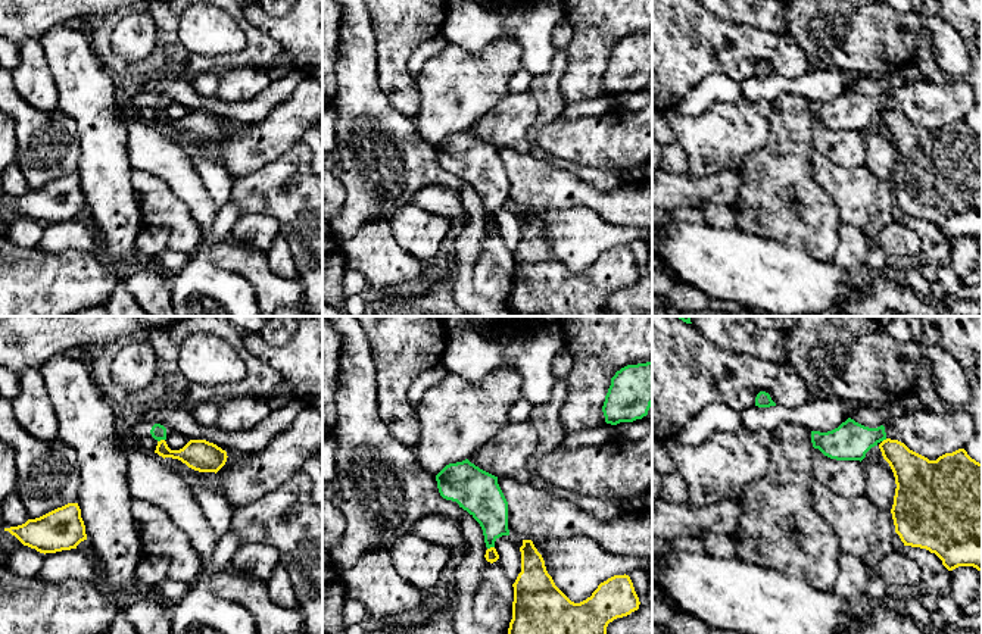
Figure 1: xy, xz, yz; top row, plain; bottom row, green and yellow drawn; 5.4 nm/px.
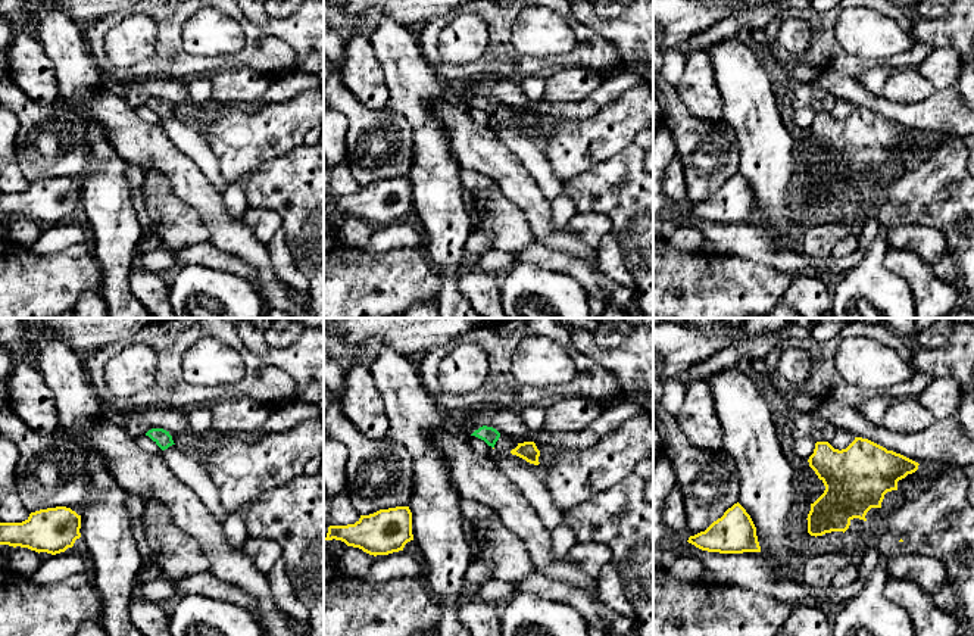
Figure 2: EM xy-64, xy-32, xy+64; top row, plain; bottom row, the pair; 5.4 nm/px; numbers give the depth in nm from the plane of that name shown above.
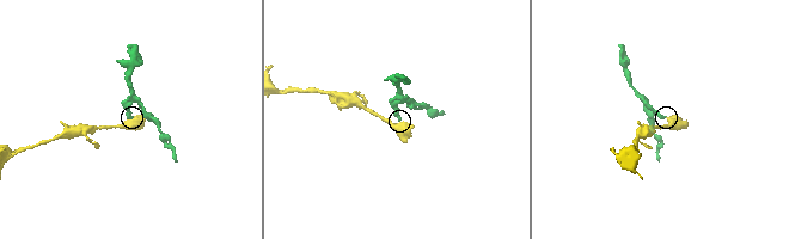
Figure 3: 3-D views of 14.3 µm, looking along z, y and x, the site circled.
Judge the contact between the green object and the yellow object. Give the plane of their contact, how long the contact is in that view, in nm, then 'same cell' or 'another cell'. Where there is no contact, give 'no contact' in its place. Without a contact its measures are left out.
xy | 40 nm | another cell

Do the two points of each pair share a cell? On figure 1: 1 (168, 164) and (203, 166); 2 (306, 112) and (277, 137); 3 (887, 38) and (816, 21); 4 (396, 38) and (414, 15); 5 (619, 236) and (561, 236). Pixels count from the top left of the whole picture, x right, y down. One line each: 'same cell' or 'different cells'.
1: different cells
2: same cell
3: same cell
4: same cell
5: same cell

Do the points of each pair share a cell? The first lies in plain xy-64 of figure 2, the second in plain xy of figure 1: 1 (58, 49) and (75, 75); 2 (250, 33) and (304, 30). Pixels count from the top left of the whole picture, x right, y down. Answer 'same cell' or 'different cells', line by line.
1: same cell
2: different cells

